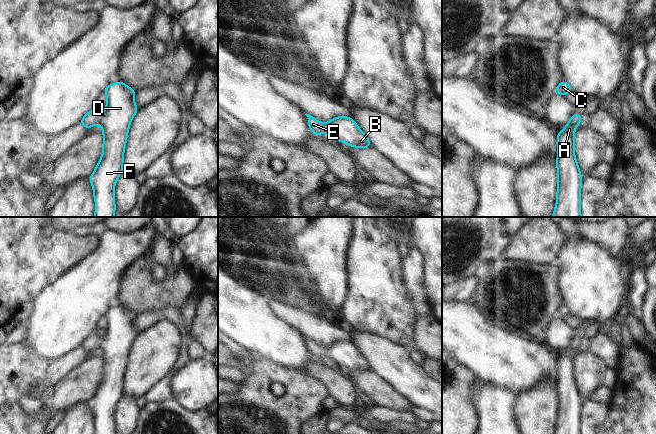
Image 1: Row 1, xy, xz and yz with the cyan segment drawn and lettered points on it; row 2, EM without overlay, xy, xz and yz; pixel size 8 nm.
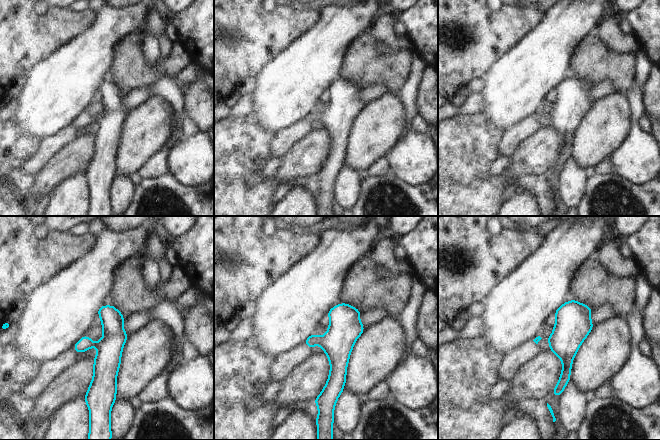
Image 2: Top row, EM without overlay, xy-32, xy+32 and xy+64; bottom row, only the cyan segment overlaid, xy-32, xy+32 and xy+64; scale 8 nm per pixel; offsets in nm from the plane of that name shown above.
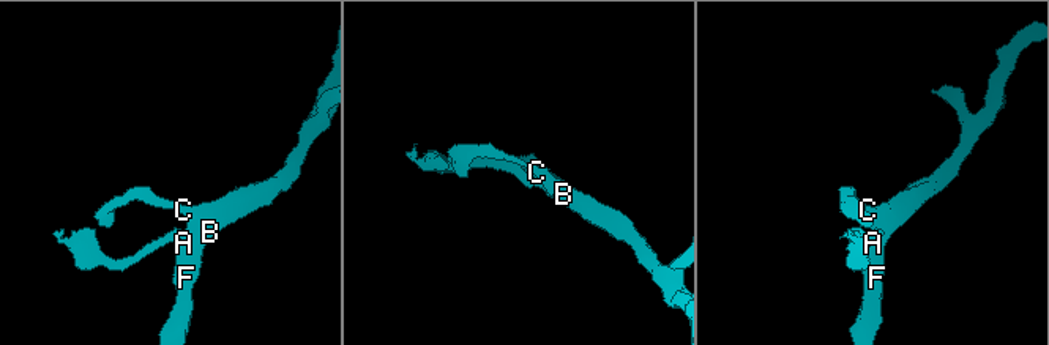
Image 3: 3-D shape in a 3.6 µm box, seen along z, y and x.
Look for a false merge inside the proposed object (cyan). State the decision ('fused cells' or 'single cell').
single cell

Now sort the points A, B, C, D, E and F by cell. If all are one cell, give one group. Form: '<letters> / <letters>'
A B C D E F

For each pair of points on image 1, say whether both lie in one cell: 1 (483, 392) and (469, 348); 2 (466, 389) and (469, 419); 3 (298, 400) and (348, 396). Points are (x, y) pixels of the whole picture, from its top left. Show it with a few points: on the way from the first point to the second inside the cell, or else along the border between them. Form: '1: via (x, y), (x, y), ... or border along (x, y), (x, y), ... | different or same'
1: border along (476, 376), (501, 387) | different
2: via (466, 396), (466, 412) | same
3: border along (313, 378), (316, 378), (325, 386), (329, 395) | different

